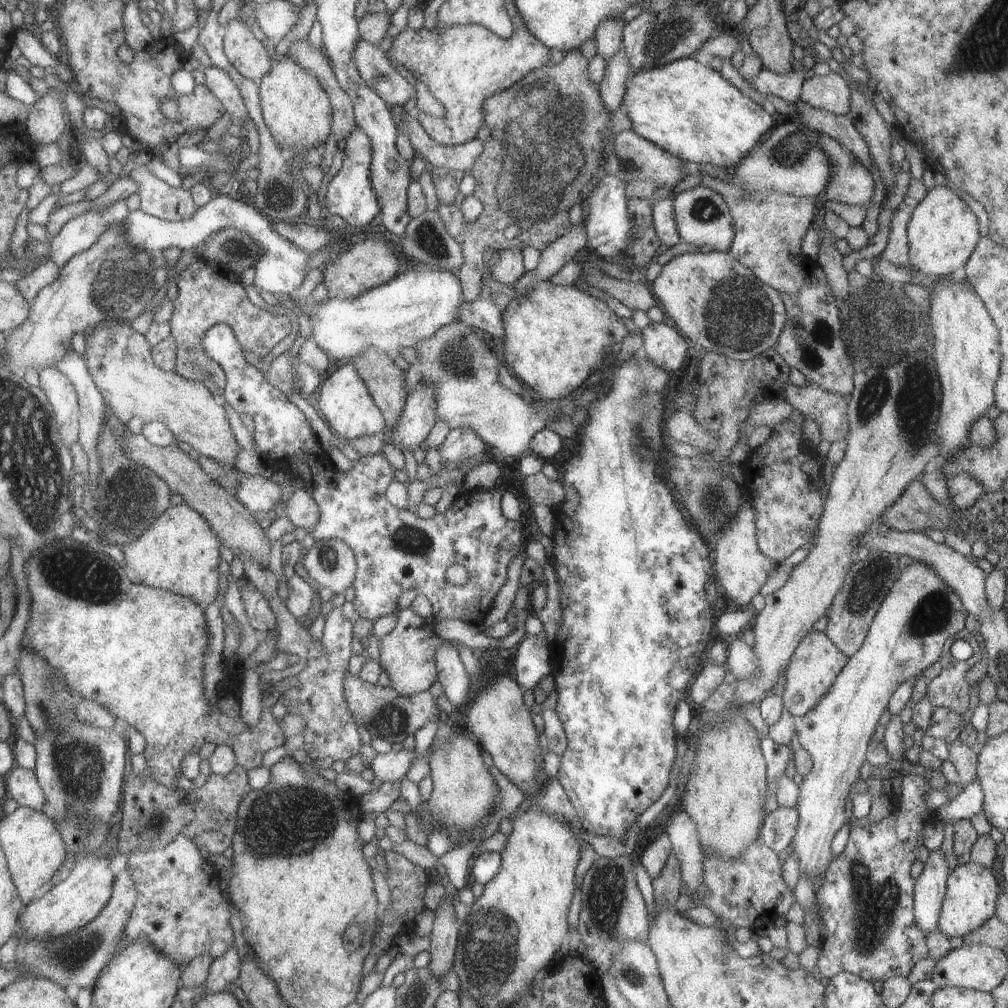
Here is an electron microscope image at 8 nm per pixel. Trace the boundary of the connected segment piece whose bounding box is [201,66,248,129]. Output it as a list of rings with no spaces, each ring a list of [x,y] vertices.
[[[214,66],[203,68],[201,72],[206,78],[206,88],[221,102],[224,111],[231,117],[231,124],[242,129],[244,119],[248,117],[248,111],[235,84],[223,70]]]

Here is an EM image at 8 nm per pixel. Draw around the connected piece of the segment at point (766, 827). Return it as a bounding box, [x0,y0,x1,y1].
[760,807,798,854]

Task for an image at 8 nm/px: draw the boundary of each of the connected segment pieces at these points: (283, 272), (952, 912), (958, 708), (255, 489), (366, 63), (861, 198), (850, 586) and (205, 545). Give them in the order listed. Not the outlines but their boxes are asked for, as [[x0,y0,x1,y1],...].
[[121,194,314,296],[938,861,999,939],[925,628,983,717],[233,473,282,514],[352,38,416,107],[819,135,874,208],[824,552,900,658],[120,505,218,608]]

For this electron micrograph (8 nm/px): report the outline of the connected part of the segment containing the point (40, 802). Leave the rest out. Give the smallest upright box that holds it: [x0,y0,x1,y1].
[5,766,45,811]

